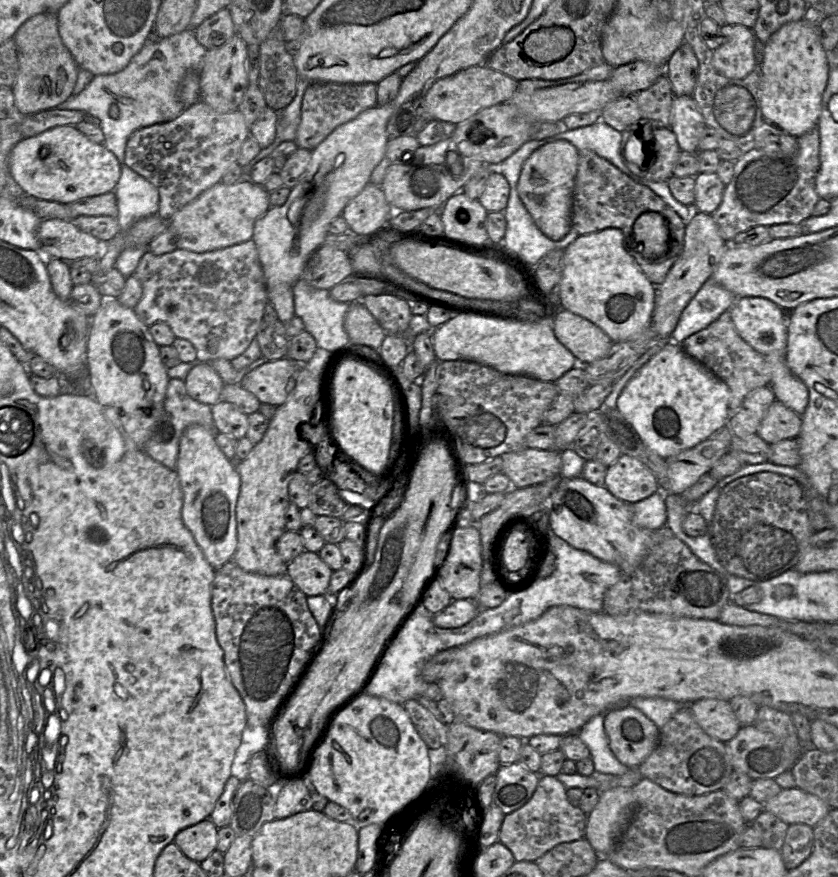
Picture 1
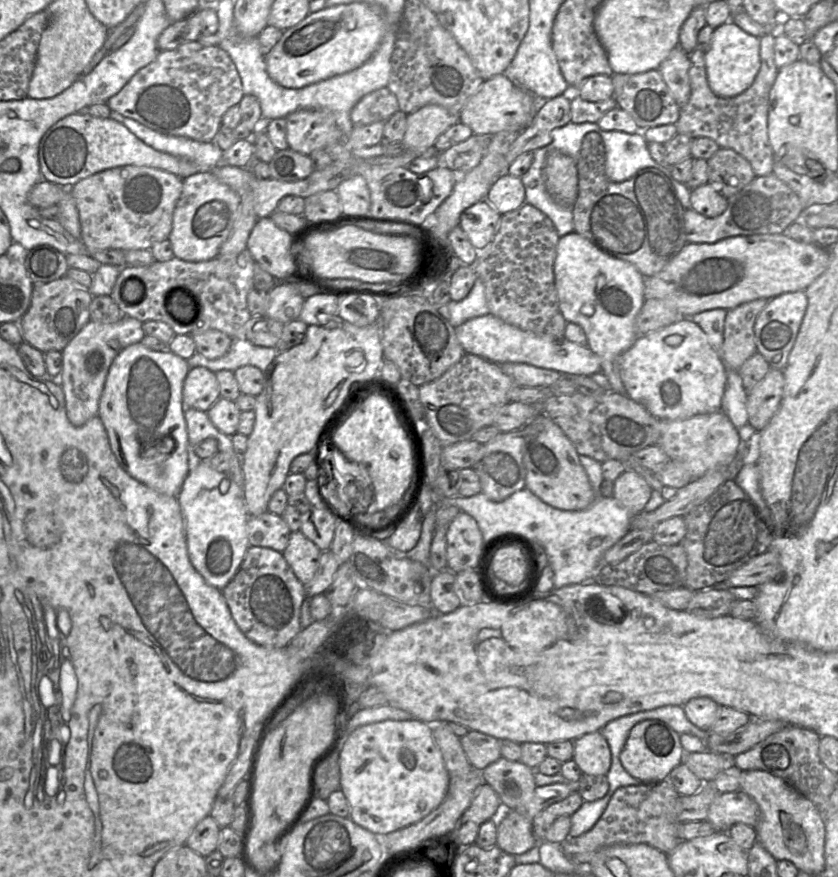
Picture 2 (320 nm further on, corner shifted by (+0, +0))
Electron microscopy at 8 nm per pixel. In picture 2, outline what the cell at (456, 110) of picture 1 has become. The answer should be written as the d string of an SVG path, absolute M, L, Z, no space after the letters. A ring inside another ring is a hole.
M426 105L408 114L406 131L402 143L405 150L417 153L435 153L436 139L449 127L460 122L459 116L452 115L439 105Z

